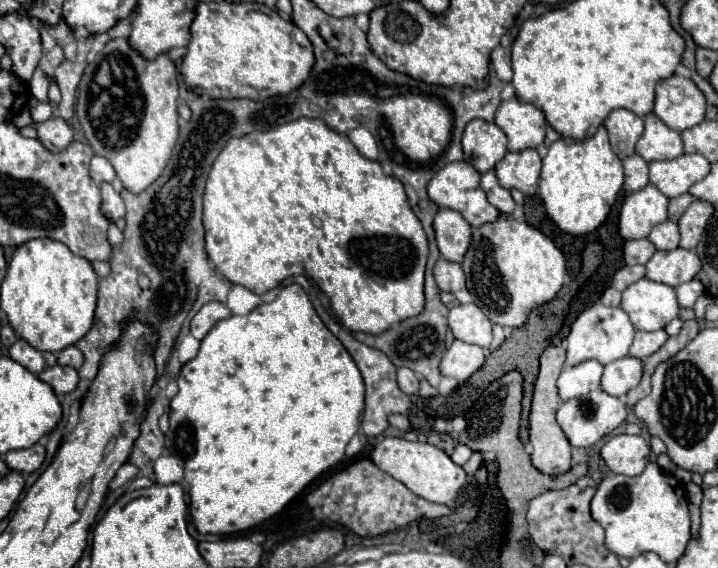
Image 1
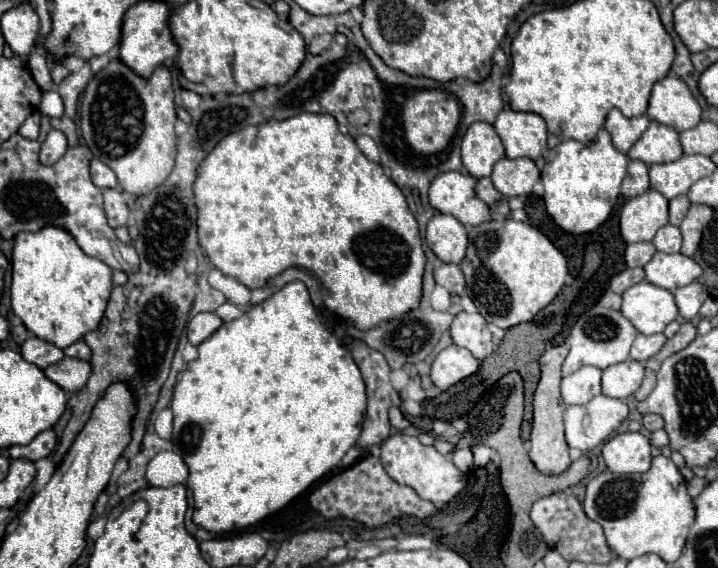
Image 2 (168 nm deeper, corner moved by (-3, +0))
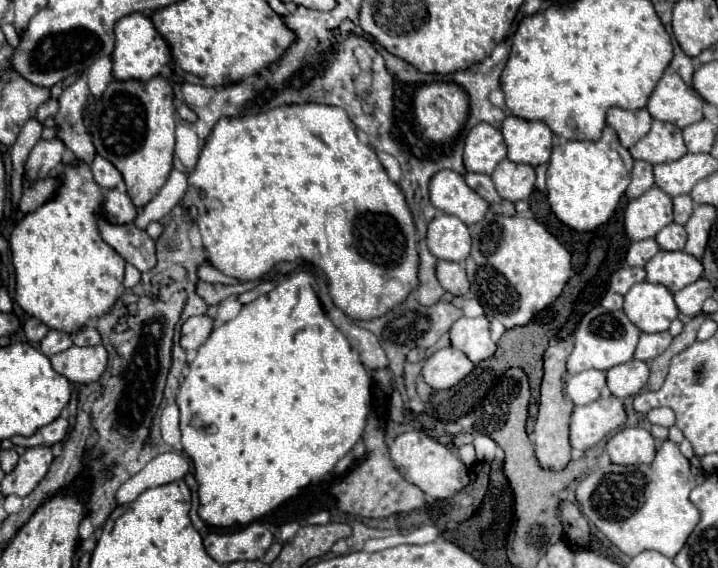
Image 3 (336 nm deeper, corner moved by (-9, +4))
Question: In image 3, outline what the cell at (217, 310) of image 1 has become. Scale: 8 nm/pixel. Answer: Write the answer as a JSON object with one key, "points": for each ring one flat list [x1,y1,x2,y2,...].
{"points":[[192,316,182,324,180,346,184,350,196,350,204,344,204,340,212,332,212,318,210,316]]}

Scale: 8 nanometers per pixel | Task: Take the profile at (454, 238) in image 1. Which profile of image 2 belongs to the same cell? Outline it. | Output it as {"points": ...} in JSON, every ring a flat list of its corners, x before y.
{"points":[[436,212,426,226,426,242,442,262,460,264,466,254,468,232,454,216]]}

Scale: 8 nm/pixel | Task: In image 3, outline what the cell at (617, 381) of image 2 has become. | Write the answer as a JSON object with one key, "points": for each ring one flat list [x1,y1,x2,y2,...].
{"points":[[632,356,630,362,610,368,606,374,606,382,616,398,626,398,636,396,646,386,648,374,648,364,635,360]]}

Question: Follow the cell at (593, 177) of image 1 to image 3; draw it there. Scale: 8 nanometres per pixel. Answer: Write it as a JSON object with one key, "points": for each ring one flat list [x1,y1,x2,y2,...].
{"points":[[610,126,602,130,602,138,596,142,574,140,556,146,546,172,548,202,552,212,572,230,588,232,598,228,614,214,620,196,630,184,632,164,634,160,630,152,620,144,616,132]]}

